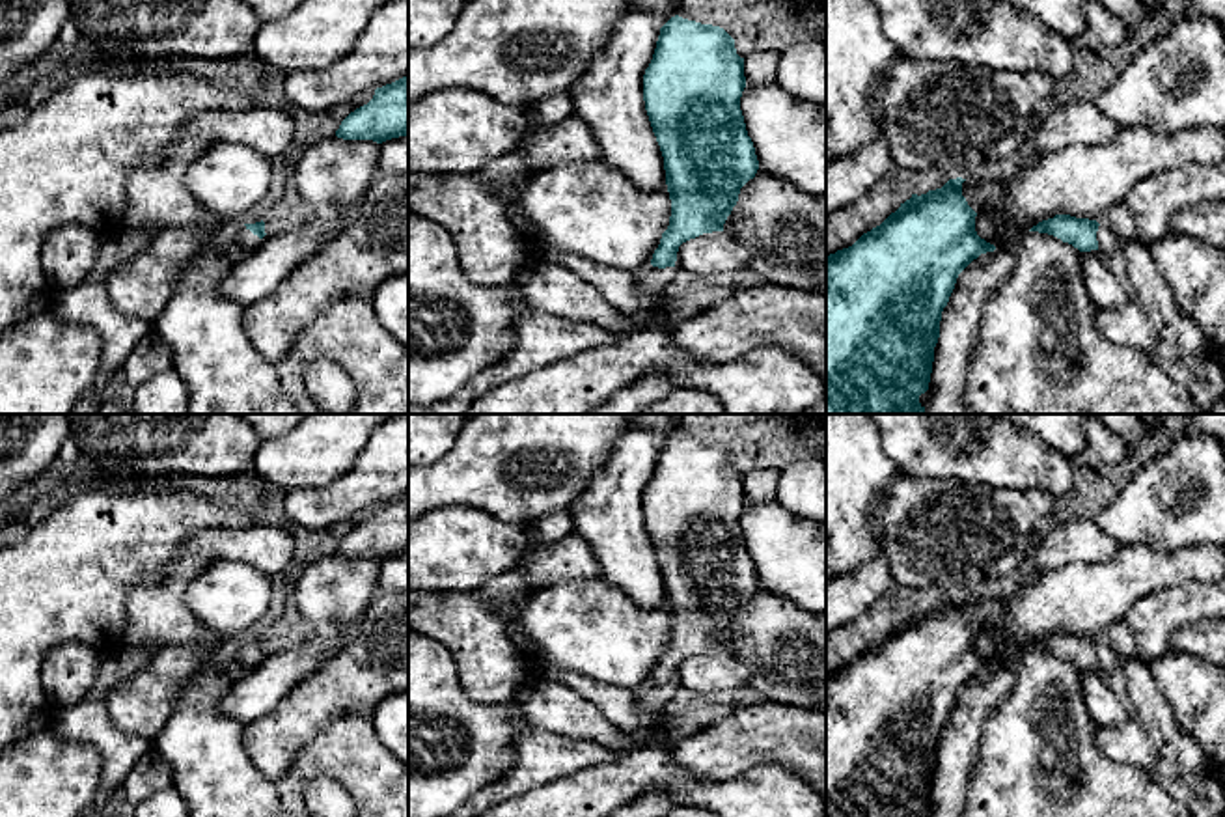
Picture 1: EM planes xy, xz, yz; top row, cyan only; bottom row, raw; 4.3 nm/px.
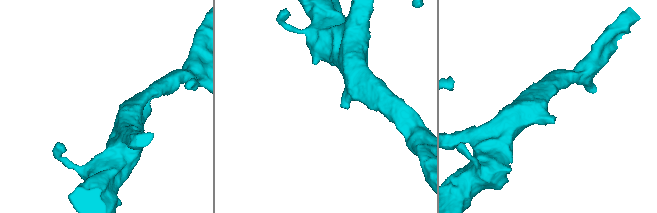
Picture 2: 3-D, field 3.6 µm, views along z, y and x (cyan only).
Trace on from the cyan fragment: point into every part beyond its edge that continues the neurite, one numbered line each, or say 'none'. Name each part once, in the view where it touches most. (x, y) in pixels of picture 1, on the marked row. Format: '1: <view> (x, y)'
1: yz (1108, 241)

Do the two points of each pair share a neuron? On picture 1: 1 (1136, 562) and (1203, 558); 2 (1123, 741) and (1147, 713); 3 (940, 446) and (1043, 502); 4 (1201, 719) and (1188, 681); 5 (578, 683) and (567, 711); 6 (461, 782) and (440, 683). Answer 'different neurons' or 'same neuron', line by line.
1: same neuron
2: different neurons
3: different neurons
4: same neuron
5: different neurons
6: same neuron

